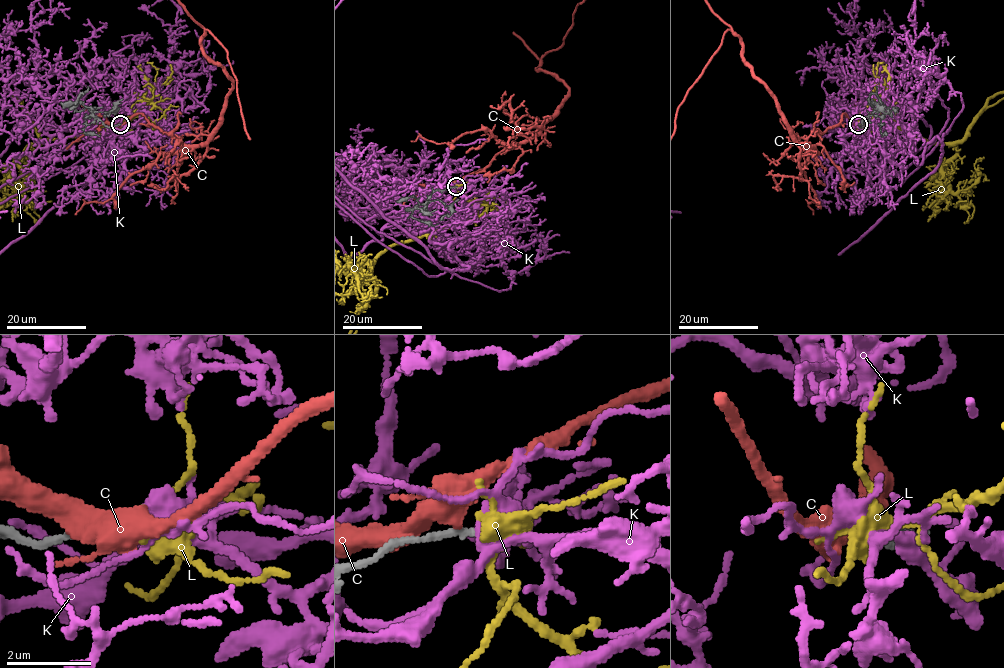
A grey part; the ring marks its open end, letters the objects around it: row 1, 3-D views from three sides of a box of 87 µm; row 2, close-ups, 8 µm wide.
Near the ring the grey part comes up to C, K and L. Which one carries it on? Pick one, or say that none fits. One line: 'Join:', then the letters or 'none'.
Join: none

